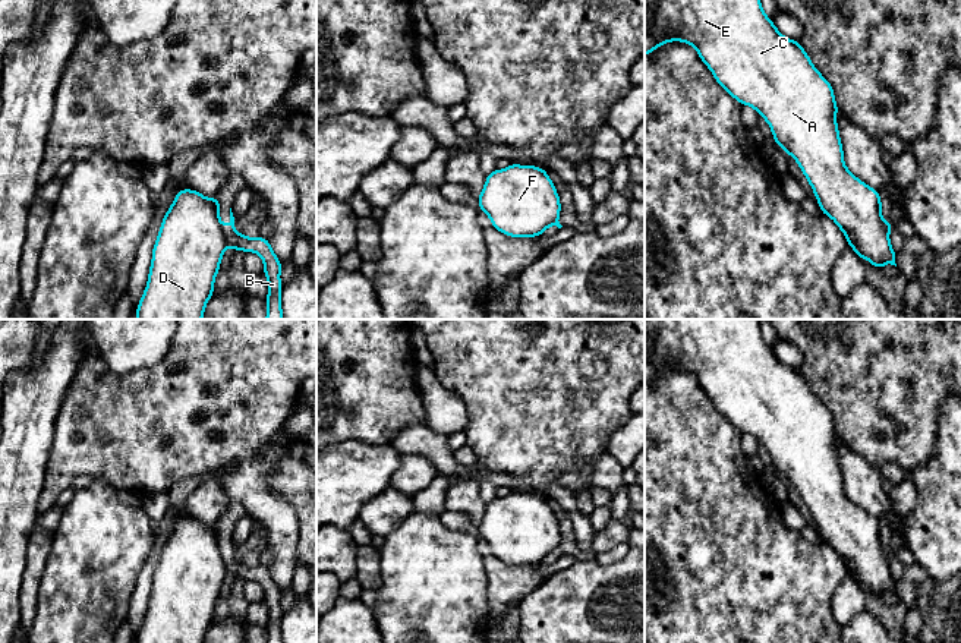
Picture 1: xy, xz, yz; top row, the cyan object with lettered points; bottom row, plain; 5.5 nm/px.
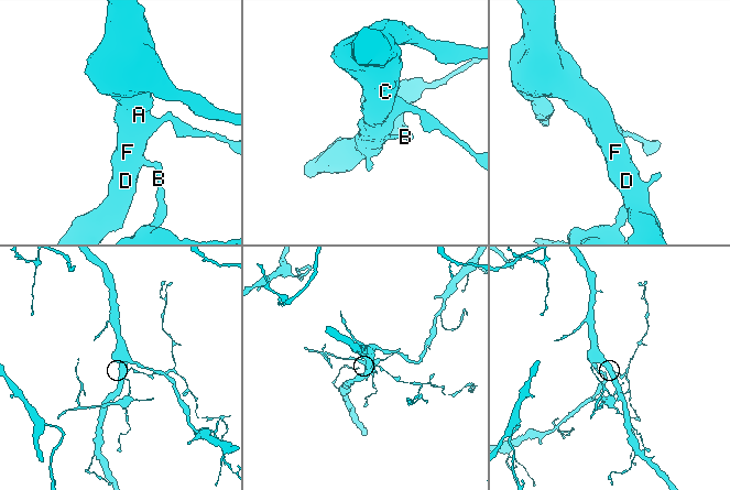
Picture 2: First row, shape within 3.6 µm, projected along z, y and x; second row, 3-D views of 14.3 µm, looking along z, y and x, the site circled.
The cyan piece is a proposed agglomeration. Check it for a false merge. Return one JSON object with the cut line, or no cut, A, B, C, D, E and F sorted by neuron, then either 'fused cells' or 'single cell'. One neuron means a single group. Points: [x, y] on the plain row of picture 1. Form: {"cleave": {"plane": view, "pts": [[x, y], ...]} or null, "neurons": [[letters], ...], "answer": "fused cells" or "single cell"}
{"cleave": {"plane": "xy", "pts": [[220, 554], [227, 573]]}, "neurons": [["A", "C", "D", "E", "F"], ["B"]], "answer": "fused cells"}

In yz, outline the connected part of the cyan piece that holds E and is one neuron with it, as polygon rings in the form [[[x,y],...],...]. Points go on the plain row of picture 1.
[[[645,319],[645,384],[669,369],[693,373],[721,416],[741,434],[753,435],[768,450],[773,470],[797,489],[822,542],[835,549],[860,587],[867,587],[879,599],[885,592],[897,595],[897,580],[891,576],[889,558],[883,555],[880,545],[879,520],[845,495],[835,447],[839,435],[832,413],[810,390],[800,369],[785,366],[765,343],[759,319]]]

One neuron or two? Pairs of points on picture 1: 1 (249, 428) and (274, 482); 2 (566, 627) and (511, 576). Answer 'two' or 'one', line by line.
1: two
2: two

